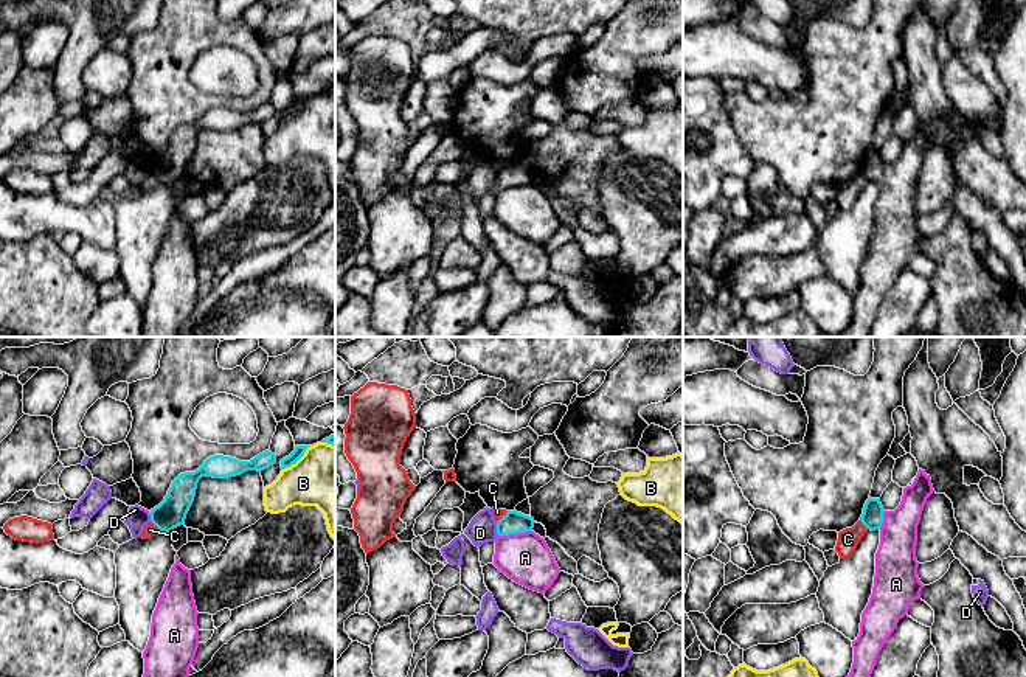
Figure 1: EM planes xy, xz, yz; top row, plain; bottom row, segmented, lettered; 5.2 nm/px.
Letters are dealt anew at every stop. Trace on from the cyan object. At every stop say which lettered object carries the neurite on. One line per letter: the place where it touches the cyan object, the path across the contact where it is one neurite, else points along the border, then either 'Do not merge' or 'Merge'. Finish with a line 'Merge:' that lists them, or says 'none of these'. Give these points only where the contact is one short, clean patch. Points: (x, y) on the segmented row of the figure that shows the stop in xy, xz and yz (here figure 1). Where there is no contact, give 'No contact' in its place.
A: Touches cyan at xz (514, 533). Boundary: xz (531, 530), (499, 536). Do not merge
B: Touches cyan at xy (297, 460). Do not merge
C: Touches cyan at xy (155, 525). Boundary: xy (151, 520), (160, 530). Do not merge
D: Touches cyan at xz (497, 528). Boundary: xz (495, 522), (499, 534). Do not merge
Merge: none of these

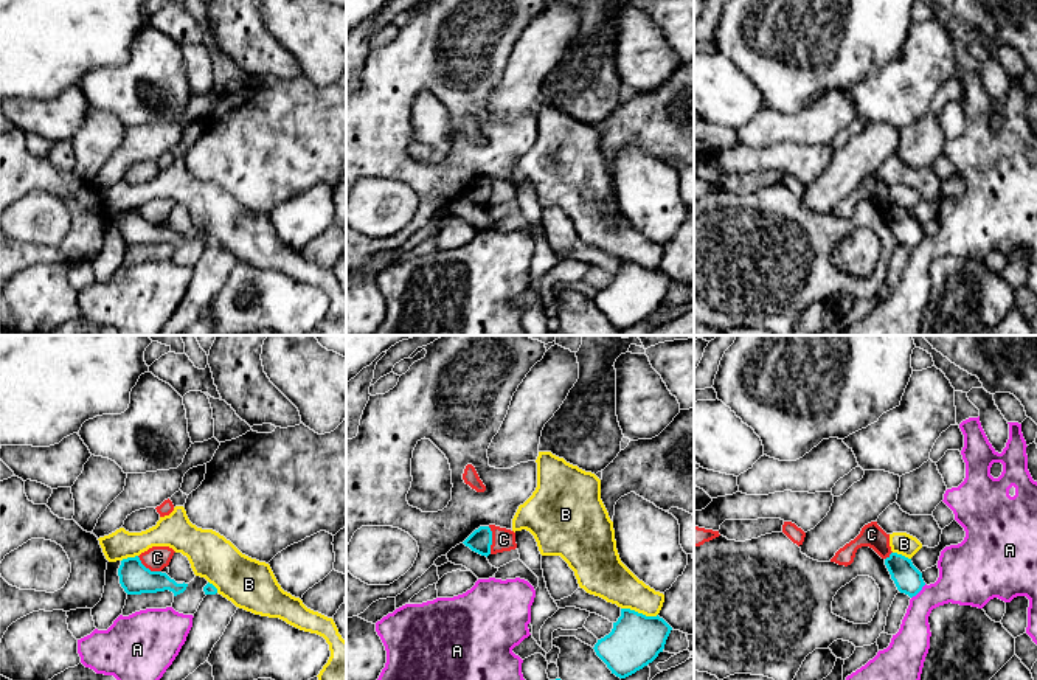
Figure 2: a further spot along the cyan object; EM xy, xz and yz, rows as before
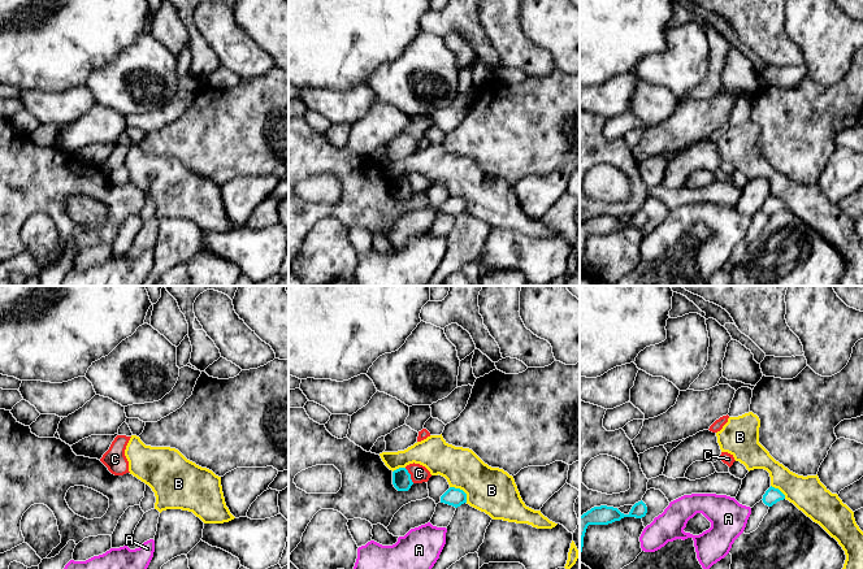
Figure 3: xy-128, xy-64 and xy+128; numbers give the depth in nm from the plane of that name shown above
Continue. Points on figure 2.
A: Touches cyan at yz (918, 592). Do not merge
B: Touches cyan at xz (640, 614). Do not merge
C: Touches cyan at xz (491, 541). Boundary: xz (488, 527), (491, 531), (491, 553). Do not merge
Merge: none of these

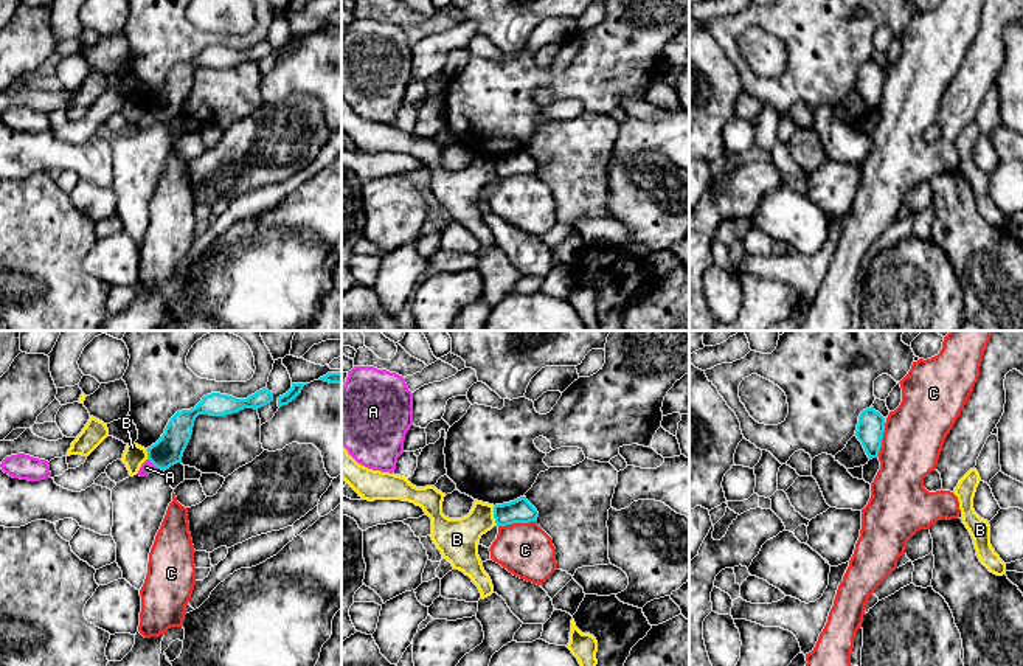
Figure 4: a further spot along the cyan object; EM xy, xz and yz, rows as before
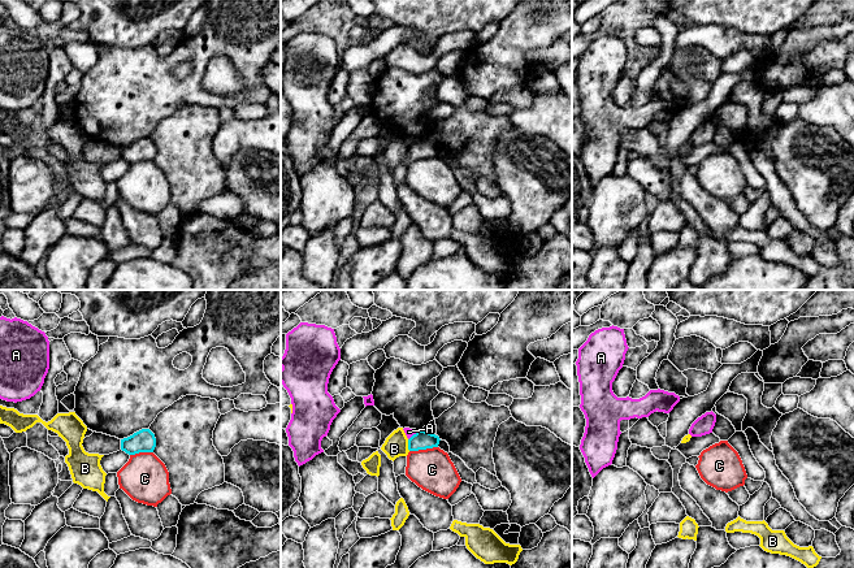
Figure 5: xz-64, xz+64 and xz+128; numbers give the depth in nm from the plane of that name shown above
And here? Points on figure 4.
A: Touches cyan at xy (152, 463). Boundary: xy (148, 458), (157, 468). Do not merge
B: Touches cyan at xz (494, 516). Boundary: xz (492, 506), (497, 525). Do not merge
C: Touches cyan at xz (517, 522). Boundary: xz (536, 520), (499, 527). Do not merge
Merge: none of these

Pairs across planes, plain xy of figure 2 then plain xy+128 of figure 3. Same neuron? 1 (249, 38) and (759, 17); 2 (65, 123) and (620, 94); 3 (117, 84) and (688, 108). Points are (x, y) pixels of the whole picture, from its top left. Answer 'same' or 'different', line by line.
1: same
2: same
3: different

